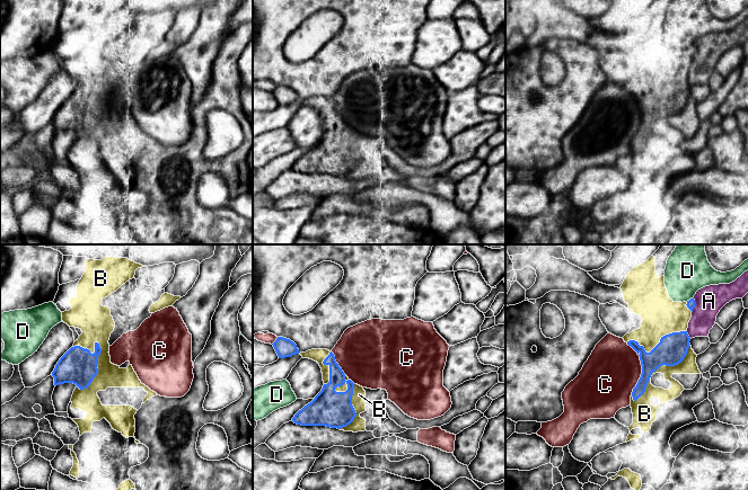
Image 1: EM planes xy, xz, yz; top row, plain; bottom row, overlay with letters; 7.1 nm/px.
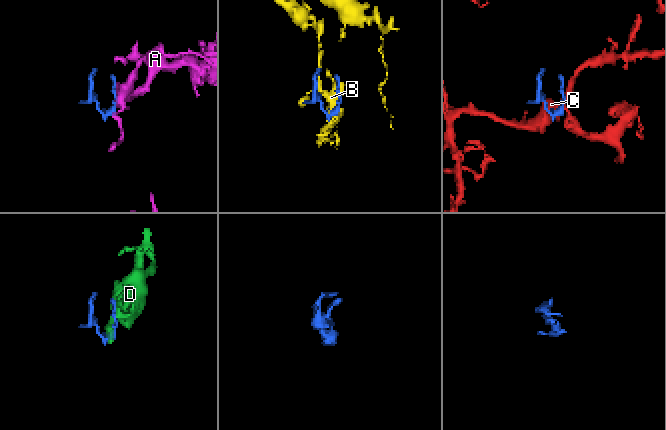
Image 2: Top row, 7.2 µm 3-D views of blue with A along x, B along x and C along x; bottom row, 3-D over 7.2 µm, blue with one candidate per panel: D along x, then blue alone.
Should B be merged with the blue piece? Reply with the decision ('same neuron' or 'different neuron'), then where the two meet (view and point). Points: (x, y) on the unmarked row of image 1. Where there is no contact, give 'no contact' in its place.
different neuron | xy (97, 118)

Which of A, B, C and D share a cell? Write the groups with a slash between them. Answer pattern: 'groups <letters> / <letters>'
groups A / B / C / D

